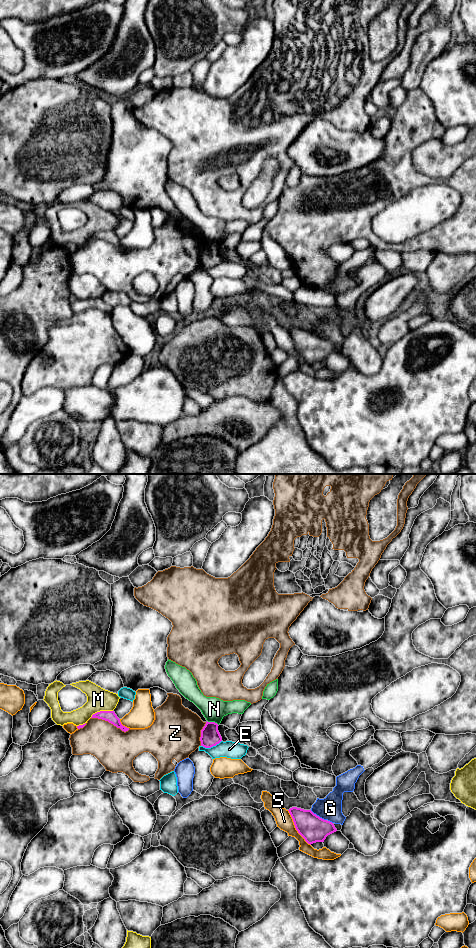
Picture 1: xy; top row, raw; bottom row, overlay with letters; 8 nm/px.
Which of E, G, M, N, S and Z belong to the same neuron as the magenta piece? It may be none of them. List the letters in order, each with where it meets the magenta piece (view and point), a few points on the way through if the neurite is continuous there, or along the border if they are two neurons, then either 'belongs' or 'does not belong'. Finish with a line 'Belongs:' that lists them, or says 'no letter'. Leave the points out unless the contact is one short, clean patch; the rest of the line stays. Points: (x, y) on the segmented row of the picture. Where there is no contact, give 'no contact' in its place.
E: xy (211, 746) | does not belong
G: xy (318, 816) | does not belong
M: xy (101, 711) | does not belong
N: xy (213, 722) | along xy (207, 720), (214, 721), (218, 725) | does not belong
S: xy (295, 827) | does not belong
Z: xy (110, 722) | does not belong
Belongs: no letter

